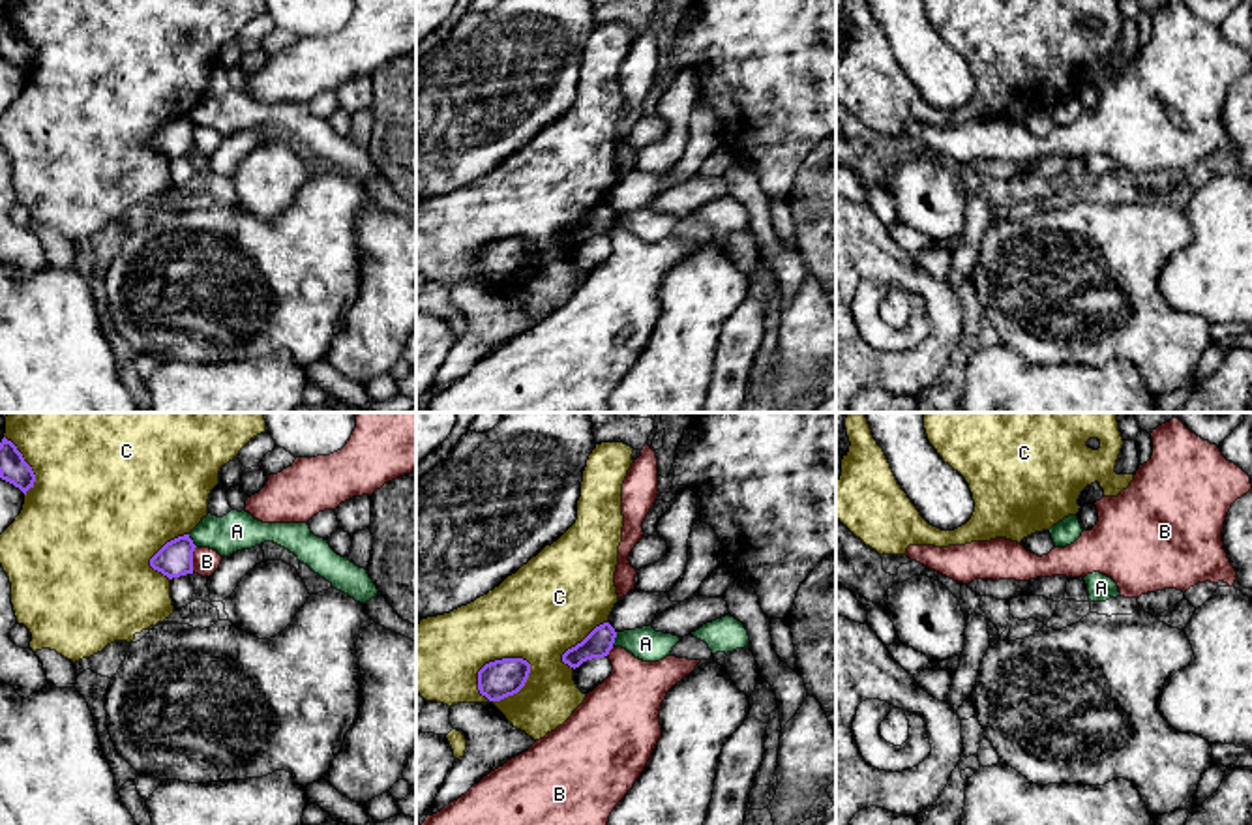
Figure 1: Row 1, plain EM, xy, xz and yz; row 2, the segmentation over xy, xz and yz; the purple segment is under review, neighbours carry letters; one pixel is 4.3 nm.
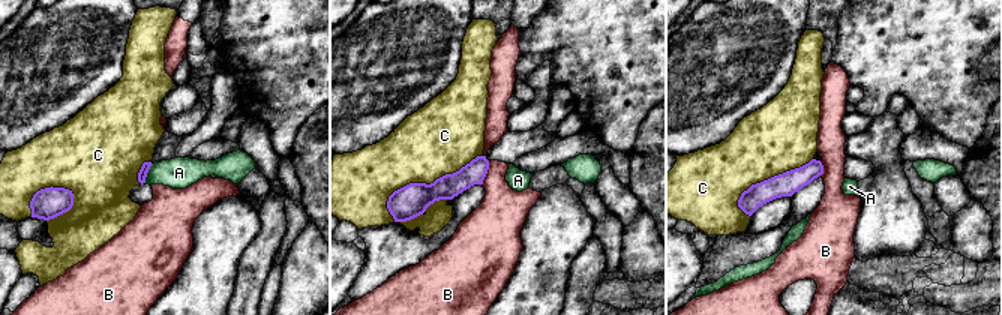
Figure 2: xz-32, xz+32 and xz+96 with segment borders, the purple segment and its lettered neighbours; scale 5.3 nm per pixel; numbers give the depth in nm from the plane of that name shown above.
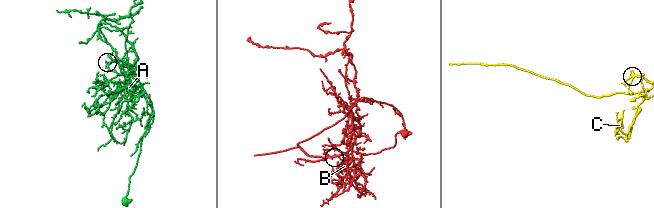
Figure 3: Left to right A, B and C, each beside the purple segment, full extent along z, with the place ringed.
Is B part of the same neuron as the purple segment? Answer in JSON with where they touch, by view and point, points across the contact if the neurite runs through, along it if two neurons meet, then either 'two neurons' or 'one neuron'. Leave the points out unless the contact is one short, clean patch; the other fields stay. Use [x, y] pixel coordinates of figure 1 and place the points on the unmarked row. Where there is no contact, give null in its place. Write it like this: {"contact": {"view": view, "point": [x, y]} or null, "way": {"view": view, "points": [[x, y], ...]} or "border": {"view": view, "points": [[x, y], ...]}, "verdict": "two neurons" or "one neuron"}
{"contact": {"view": "xy", "point": [192, 139]}, "border": {"view": "xy", "points": [[195, 126], [192, 150]]}, "verdict": "two neurons"}

